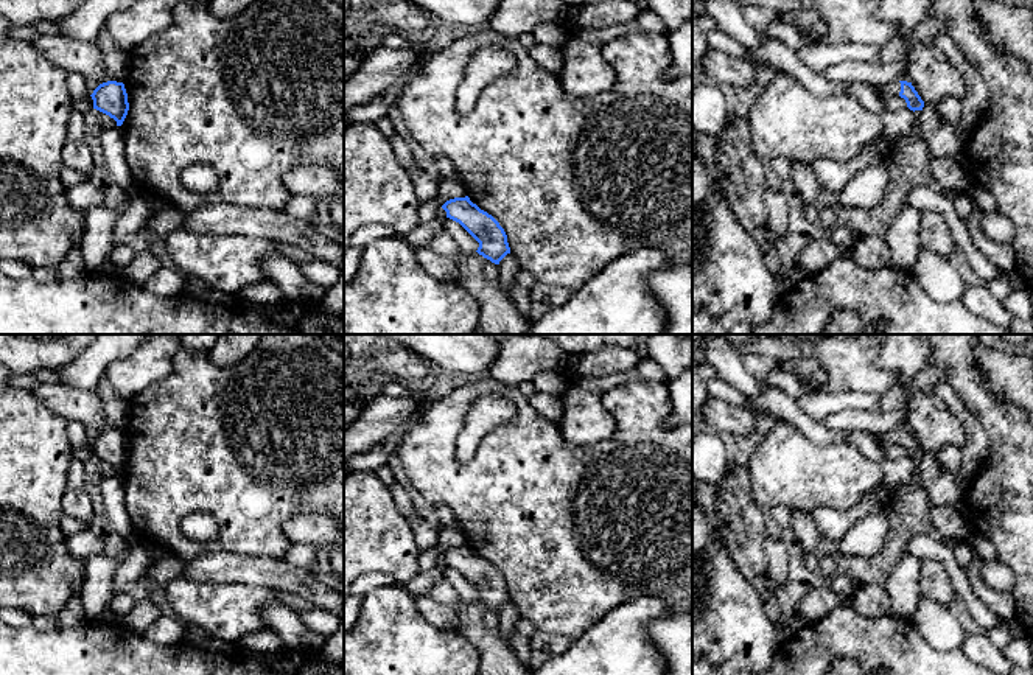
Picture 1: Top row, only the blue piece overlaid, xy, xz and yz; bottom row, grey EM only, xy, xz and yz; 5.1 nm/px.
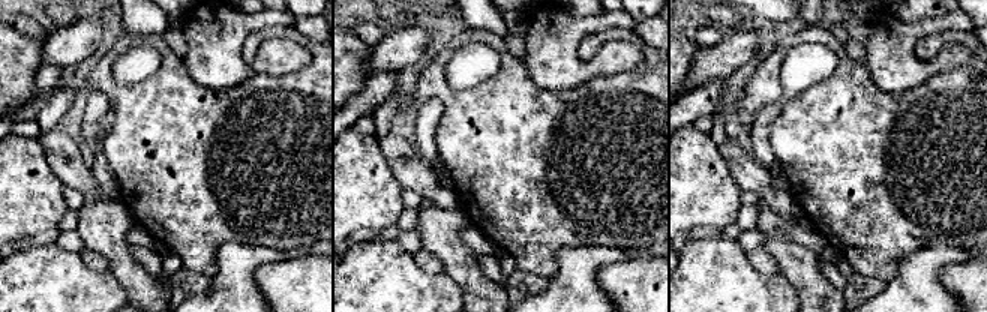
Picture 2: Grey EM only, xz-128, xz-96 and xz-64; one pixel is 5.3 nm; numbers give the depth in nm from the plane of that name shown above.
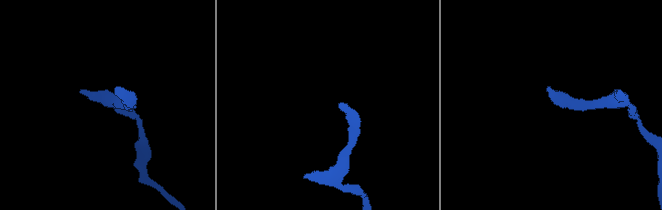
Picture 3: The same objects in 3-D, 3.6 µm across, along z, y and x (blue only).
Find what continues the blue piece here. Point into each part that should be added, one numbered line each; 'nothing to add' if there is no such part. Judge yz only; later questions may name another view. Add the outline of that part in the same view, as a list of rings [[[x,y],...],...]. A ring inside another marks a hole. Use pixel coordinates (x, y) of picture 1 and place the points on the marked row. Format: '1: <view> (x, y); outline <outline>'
1: yz (892, 89); outline [[[893,81],[881,89],[877,89],[877,93],[881,98],[888,98],[888,96],[899,96],[901,92],[901,82]]]

